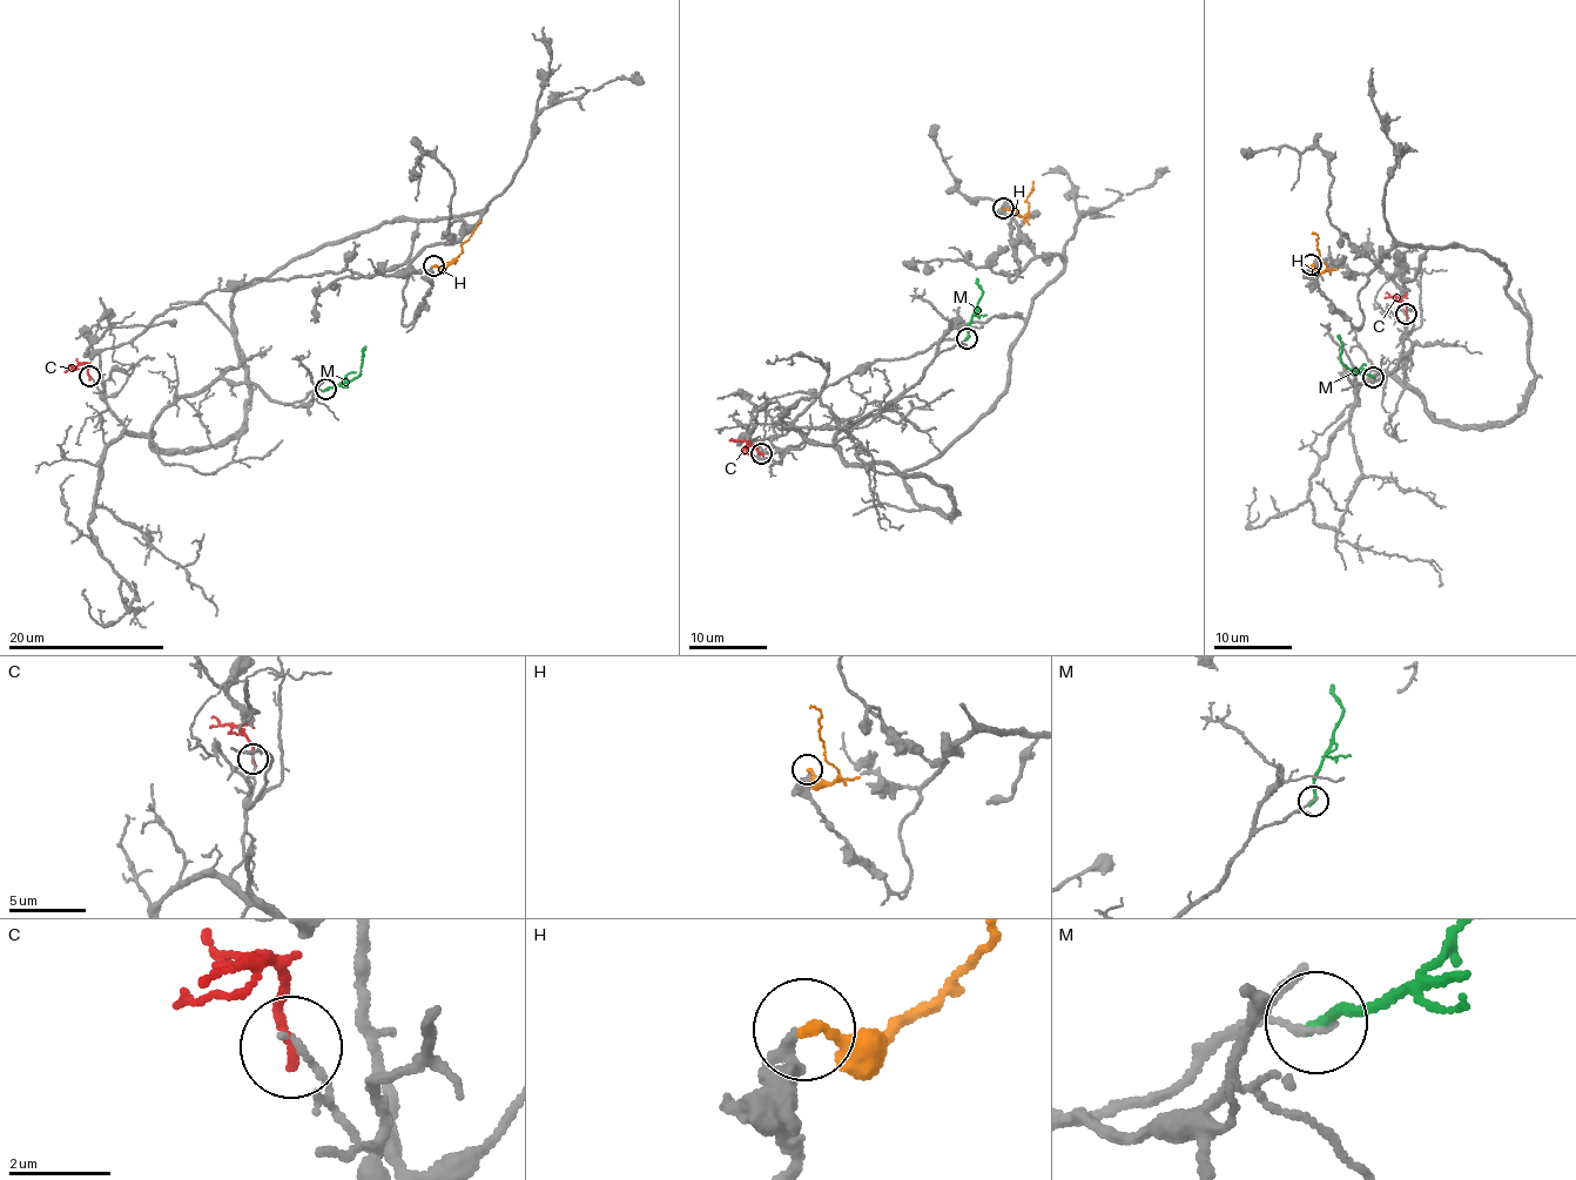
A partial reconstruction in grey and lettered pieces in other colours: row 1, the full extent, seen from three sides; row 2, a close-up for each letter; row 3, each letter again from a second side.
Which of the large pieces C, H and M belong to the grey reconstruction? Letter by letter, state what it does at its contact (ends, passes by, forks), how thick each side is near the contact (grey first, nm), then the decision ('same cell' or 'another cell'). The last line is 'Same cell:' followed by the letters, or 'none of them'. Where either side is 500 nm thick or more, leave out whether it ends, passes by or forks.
C: it ends | 120/190 nm | another cell
H: it ends | 240/190 nm | another cell
M: it ends | 140/220 nm | another cell
Same cell: none of them

